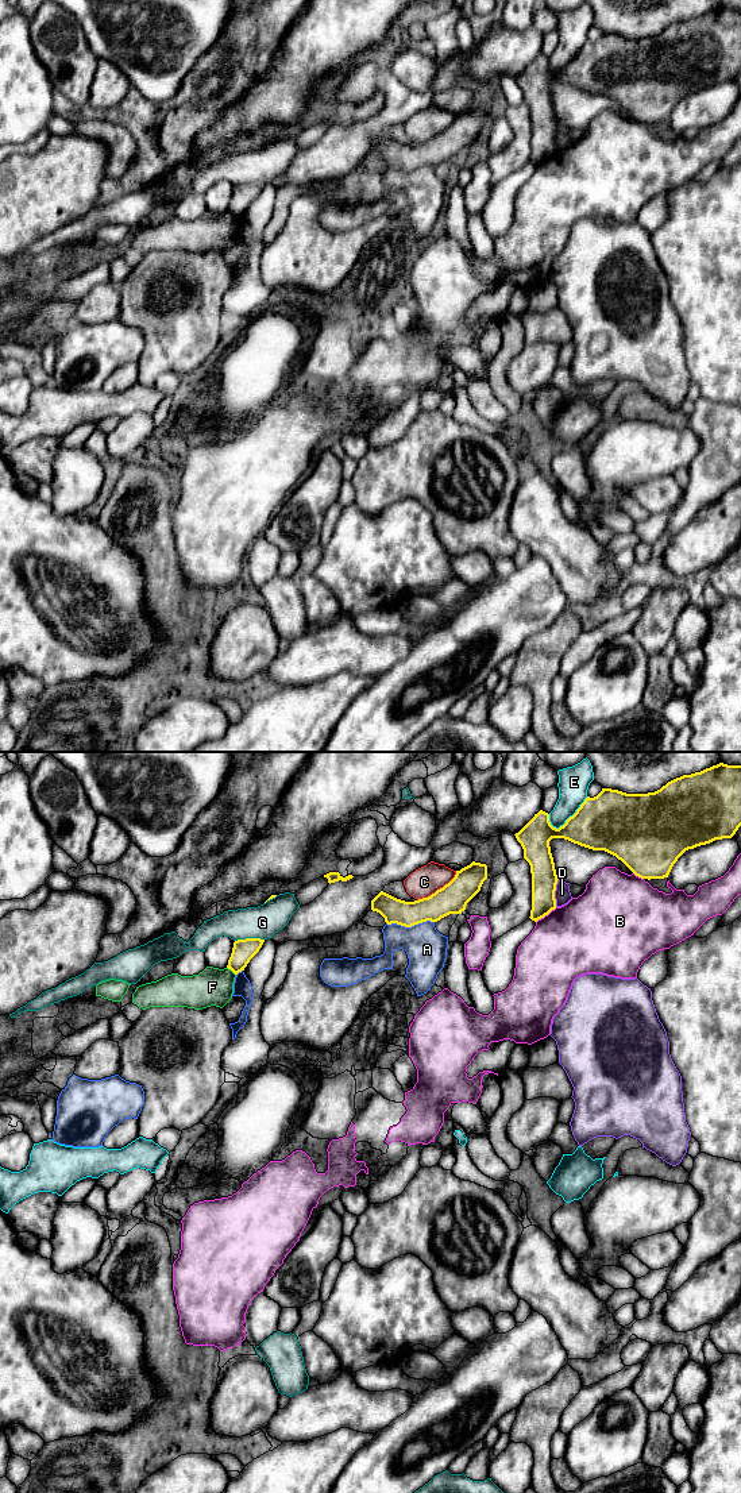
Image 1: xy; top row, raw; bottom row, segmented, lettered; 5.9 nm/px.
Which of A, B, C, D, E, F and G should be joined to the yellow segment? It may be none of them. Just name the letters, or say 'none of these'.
none of these

